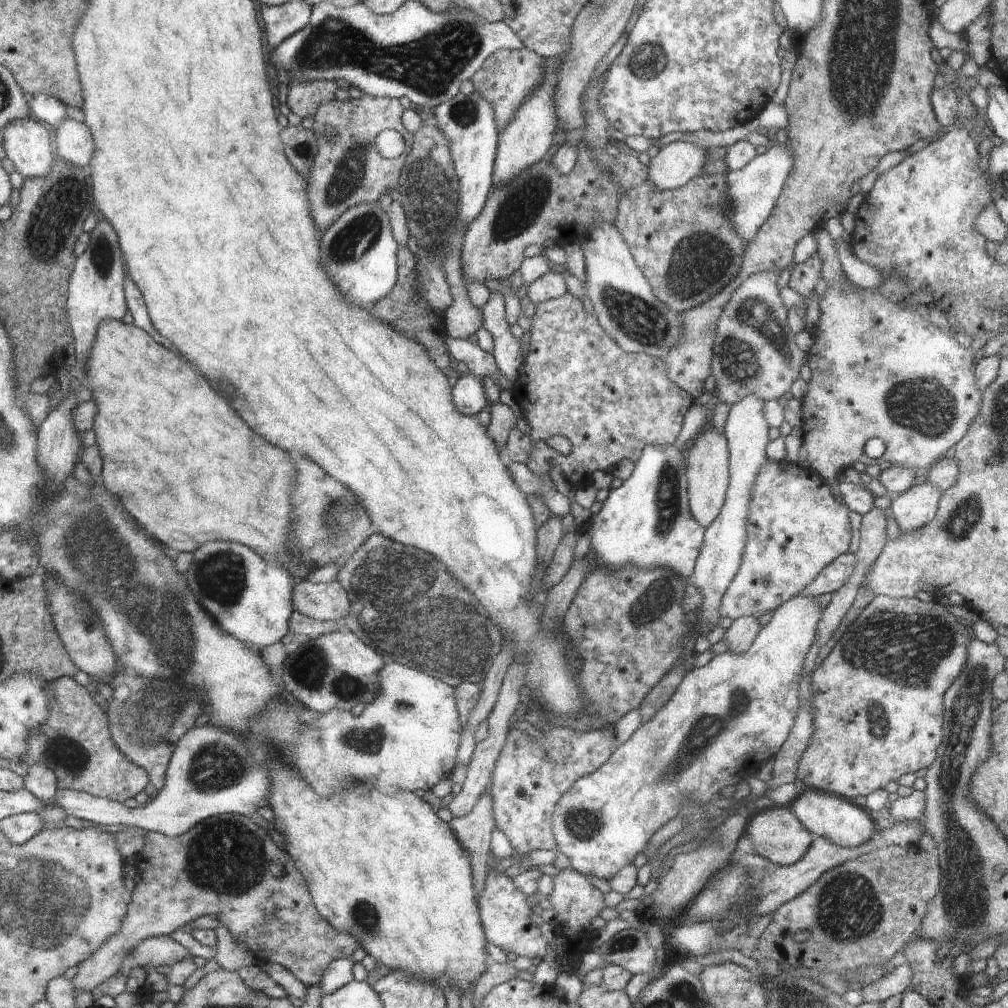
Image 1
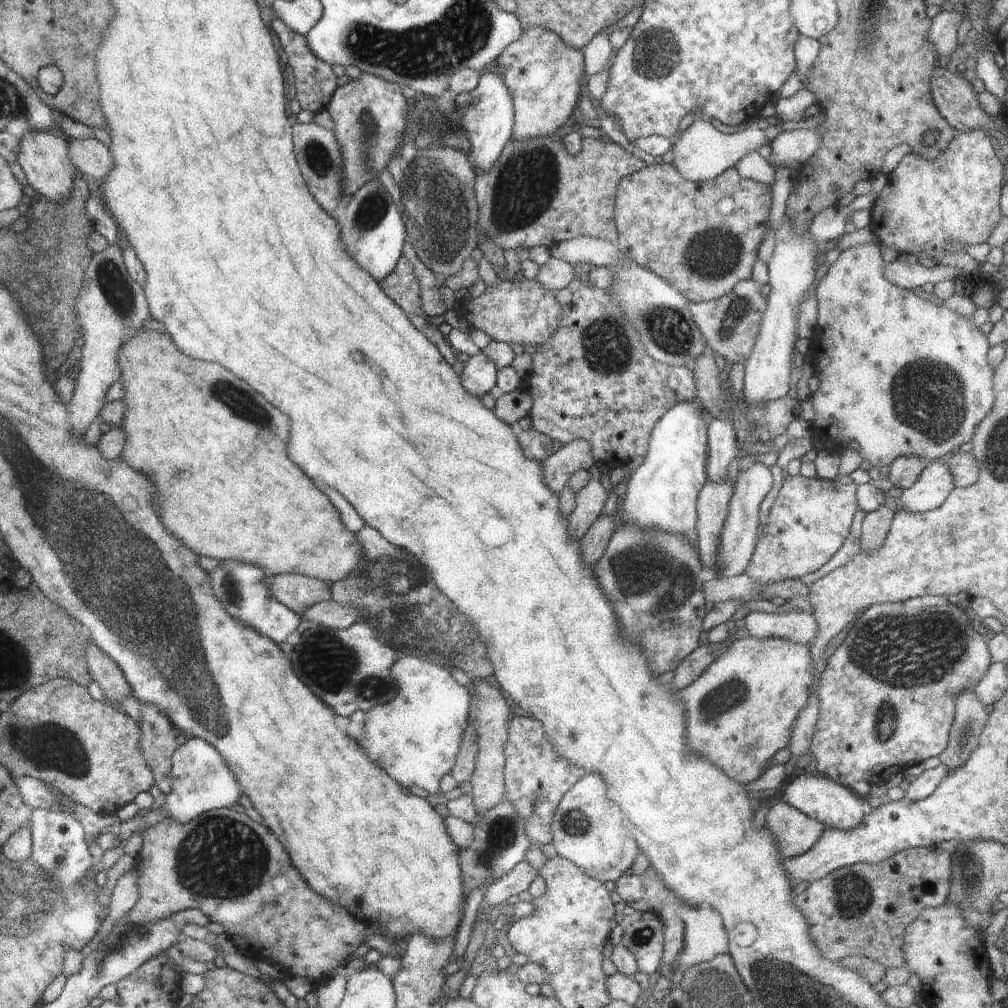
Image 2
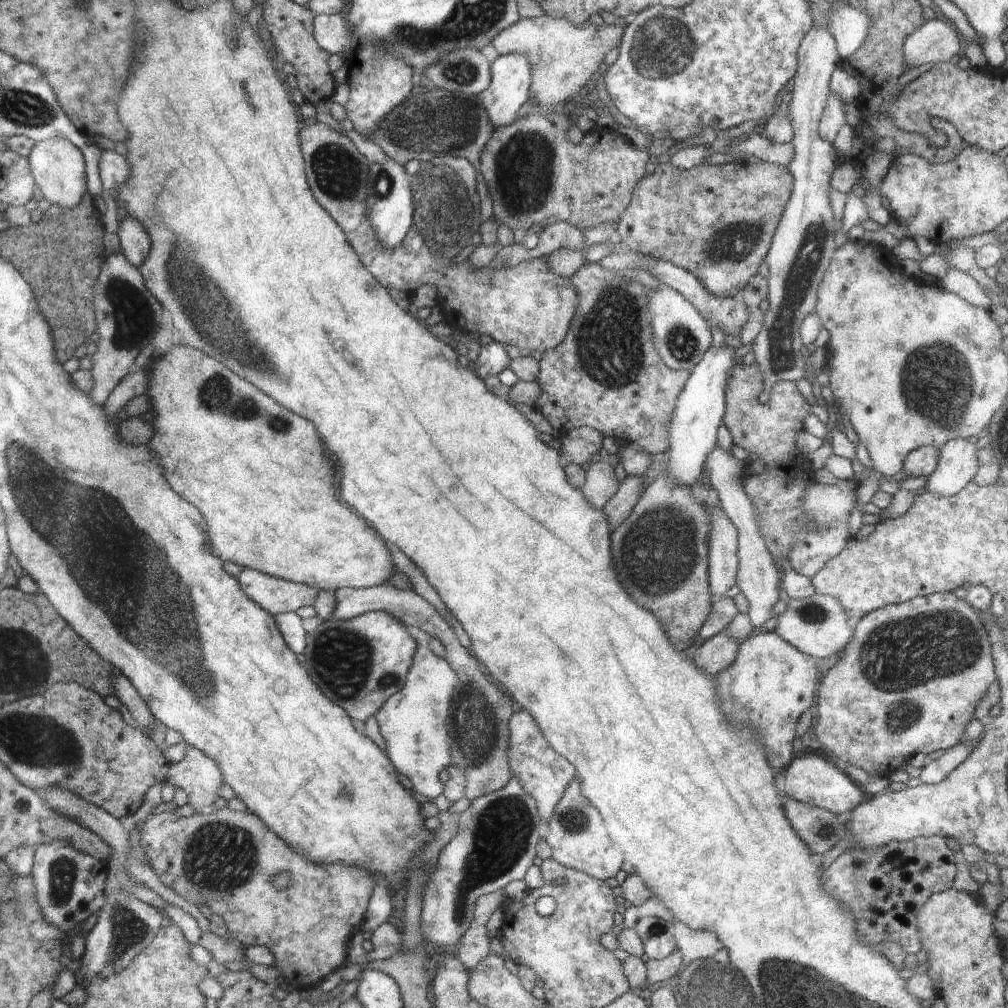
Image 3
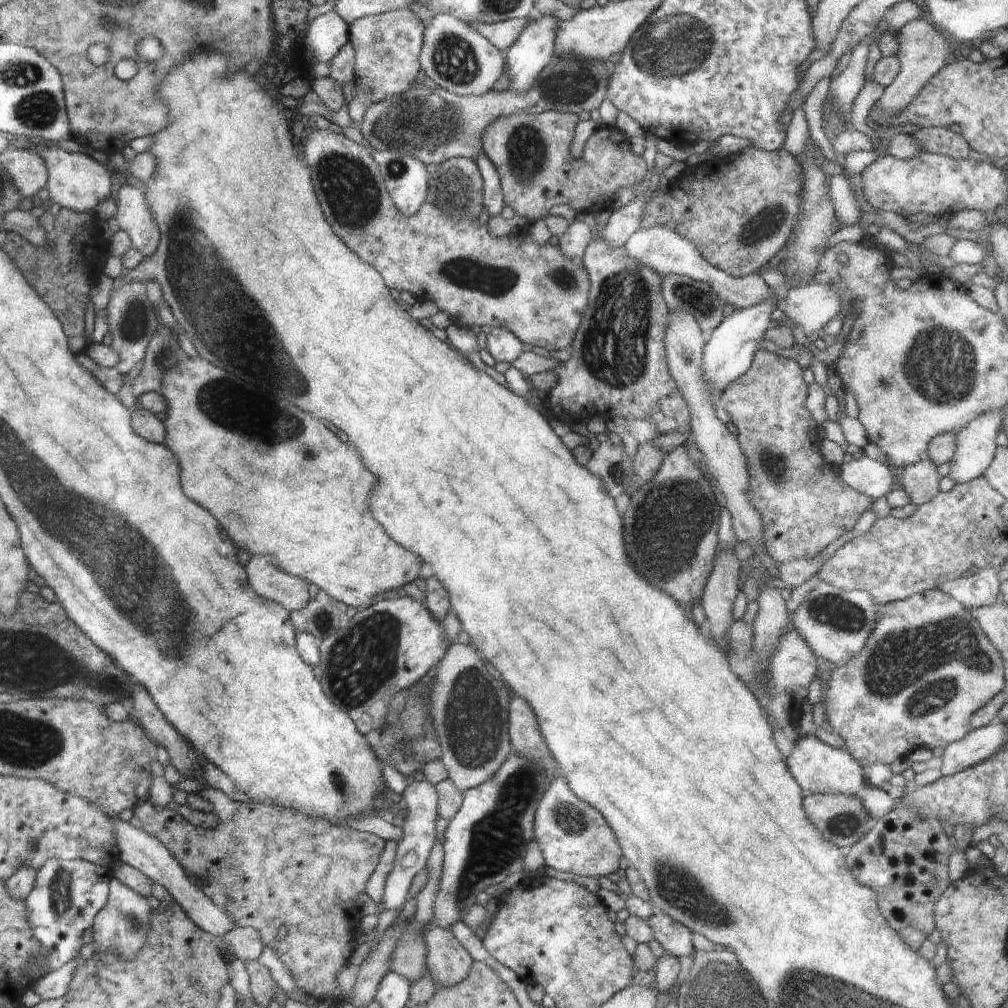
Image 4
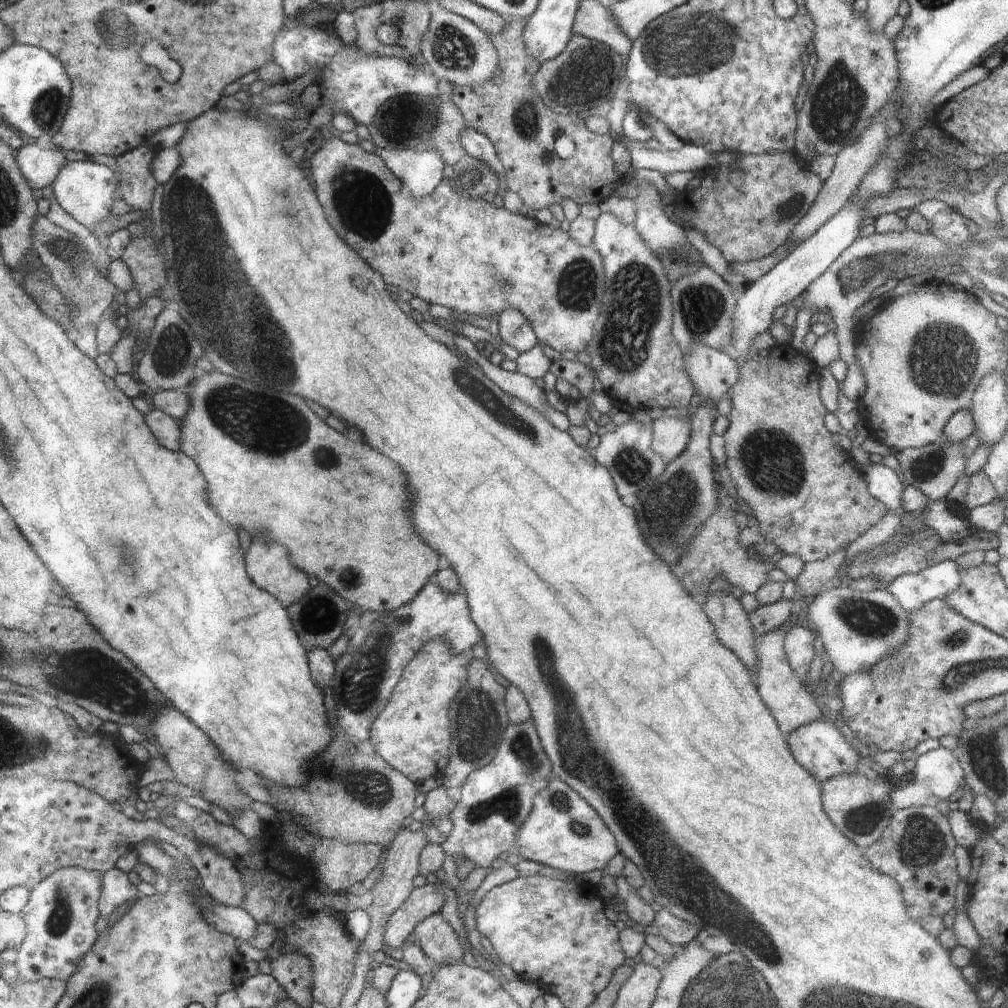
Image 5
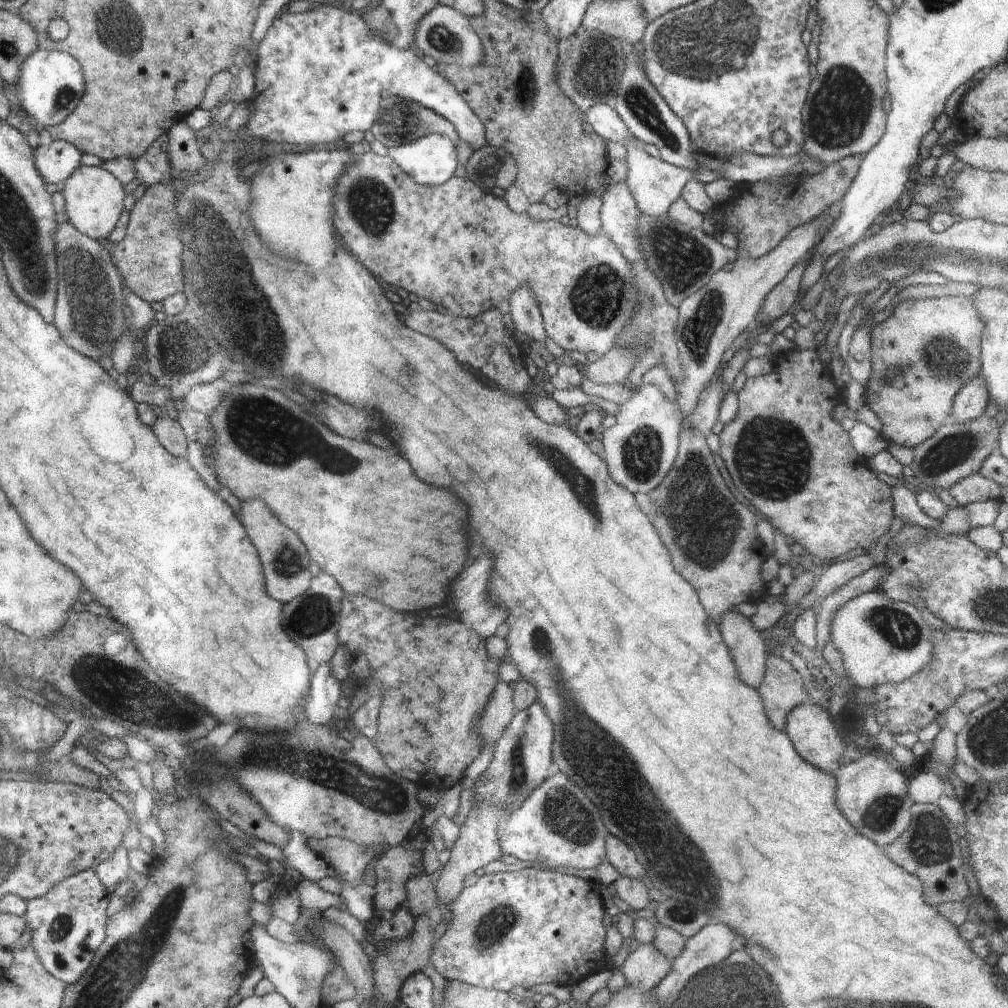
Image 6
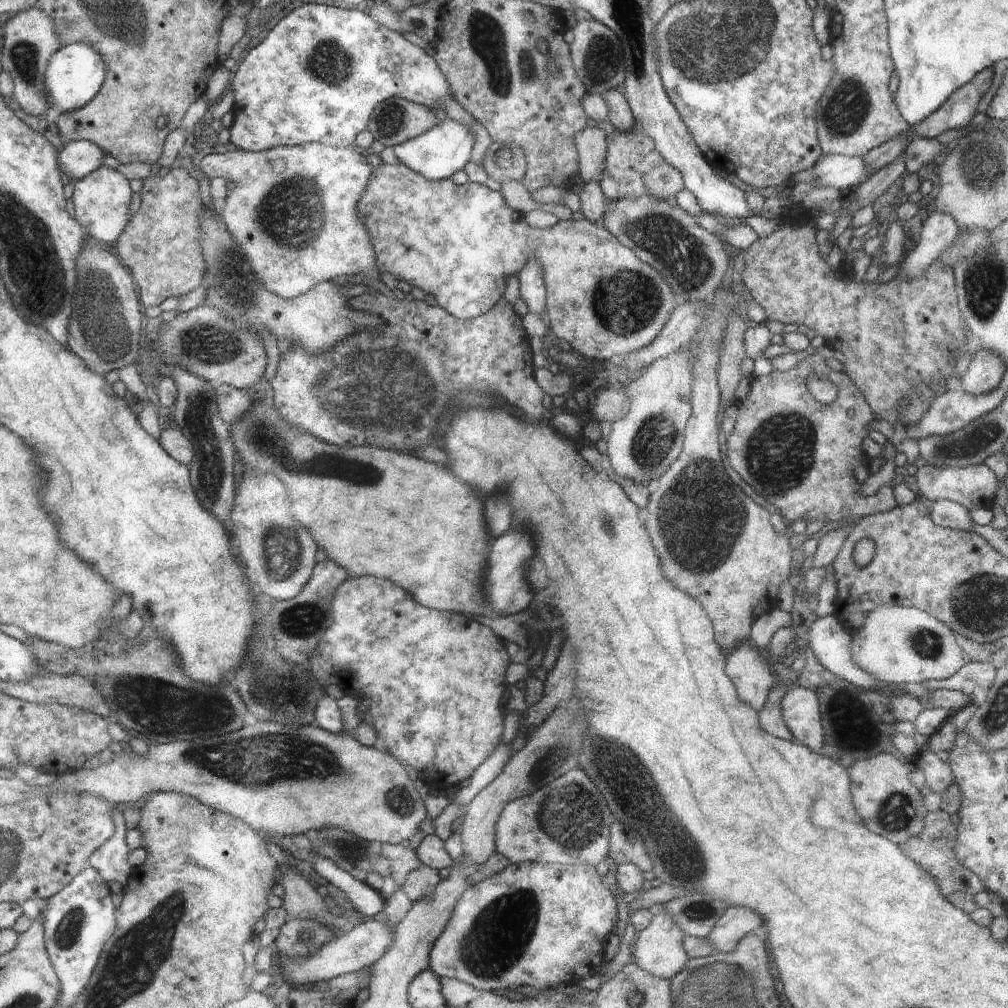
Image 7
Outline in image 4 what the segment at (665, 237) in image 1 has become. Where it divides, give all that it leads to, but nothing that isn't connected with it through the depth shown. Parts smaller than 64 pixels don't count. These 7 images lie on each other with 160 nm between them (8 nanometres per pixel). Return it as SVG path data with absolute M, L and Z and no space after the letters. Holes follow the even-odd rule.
M752 146L722 158L714 156L687 168L681 178L670 183L667 191L656 190L647 202L639 228L668 227L689 240L702 258L717 269L735 277L751 275L768 264L787 244L801 211L802 179L795 156L784 149L767 151Z

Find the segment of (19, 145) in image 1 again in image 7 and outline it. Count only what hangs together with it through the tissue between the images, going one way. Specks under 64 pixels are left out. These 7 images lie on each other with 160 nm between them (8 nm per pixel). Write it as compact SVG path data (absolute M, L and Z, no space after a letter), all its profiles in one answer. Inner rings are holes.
M100 165L94 172L72 185L70 197L74 204L74 218L78 224L81 224L88 237L98 242L112 244L116 238L120 238L130 220L128 216L130 196L132 192L130 192L126 177L116 169Z

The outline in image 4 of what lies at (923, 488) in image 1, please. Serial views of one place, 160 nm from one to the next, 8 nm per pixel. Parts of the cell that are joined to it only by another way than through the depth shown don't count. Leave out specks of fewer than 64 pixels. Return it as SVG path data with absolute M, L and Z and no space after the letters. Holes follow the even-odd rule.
M997 411L996 413L982 413L974 420L971 420L960 432L955 436L955 451L950 464L949 477L954 480L956 485L969 483L971 480L982 477L984 471L990 466L996 445L996 435L1001 430L1001 422L1004 413Z

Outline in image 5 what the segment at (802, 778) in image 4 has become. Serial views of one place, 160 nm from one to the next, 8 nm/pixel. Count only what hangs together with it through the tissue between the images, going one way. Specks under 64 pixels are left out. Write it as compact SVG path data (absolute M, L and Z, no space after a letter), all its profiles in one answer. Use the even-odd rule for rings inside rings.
M828 719L798 727L786 737L786 742L794 754L794 760L819 783L835 776L856 775L863 767L857 750L846 742L845 736Z

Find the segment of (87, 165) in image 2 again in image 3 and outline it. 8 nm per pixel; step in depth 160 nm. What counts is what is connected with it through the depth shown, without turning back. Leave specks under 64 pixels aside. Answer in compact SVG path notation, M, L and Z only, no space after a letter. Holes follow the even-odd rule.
M100 149L97 169L104 189L114 190L128 183L131 179L130 164L127 157L117 151Z

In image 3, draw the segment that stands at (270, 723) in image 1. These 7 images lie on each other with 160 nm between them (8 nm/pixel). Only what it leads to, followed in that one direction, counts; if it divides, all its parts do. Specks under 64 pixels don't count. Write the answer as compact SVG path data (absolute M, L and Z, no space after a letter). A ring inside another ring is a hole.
M421 646L415 648L406 680L402 690L384 703L375 717L394 768L407 776L422 796L433 799L443 793L438 776L453 759L450 758L446 718L451 710L452 696L460 690L460 680L449 661ZM186 744L183 760L170 765L170 784L181 788L196 813L210 810L218 798L223 772L217 762L199 748Z

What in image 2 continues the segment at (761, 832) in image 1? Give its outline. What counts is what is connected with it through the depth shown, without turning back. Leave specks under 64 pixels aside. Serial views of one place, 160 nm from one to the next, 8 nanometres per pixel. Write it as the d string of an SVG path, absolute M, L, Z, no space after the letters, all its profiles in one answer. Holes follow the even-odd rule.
M776 799L770 806L764 826L773 835L782 859L791 859L808 852L826 829L825 824L781 799Z

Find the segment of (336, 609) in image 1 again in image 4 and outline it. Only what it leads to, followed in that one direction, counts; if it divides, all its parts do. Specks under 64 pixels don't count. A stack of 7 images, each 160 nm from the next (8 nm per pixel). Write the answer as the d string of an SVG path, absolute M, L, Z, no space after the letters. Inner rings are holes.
M268 556L252 558L246 566L250 588L255 593L276 601L291 613L304 609L308 605L308 582L285 574L276 562L274 566Z

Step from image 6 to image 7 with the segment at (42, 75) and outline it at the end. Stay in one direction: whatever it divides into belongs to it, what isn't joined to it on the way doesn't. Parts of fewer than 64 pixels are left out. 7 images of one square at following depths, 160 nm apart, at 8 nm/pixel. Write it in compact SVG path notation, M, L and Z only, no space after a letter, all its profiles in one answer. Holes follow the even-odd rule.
M70 43L54 52L45 70L45 87L51 115L69 113L85 107L105 82L105 62L99 52L86 43Z

